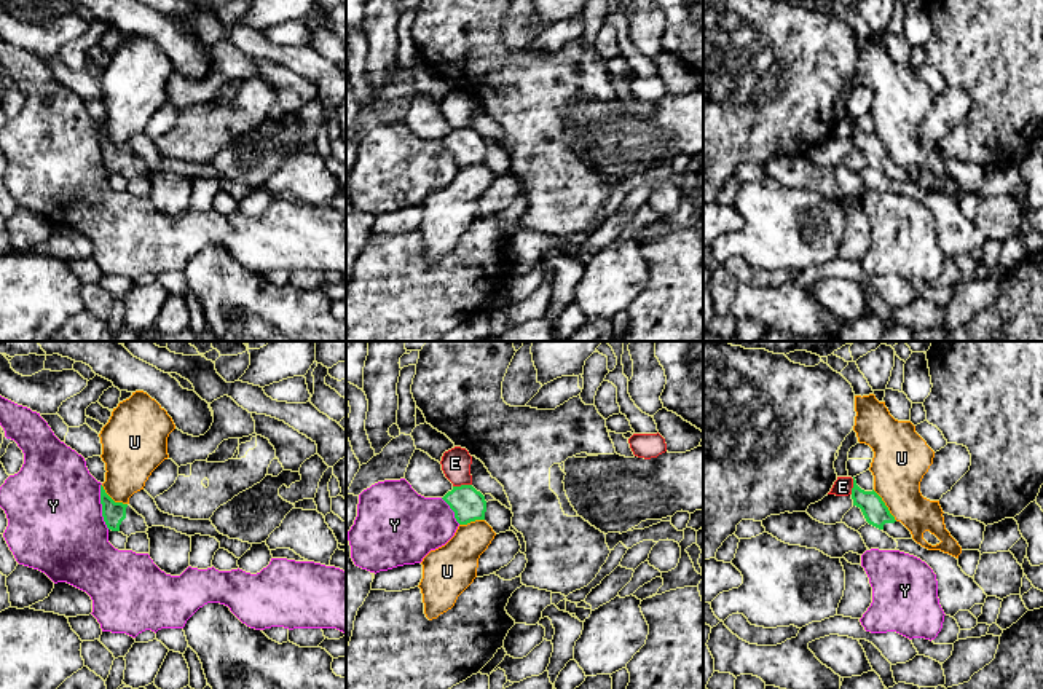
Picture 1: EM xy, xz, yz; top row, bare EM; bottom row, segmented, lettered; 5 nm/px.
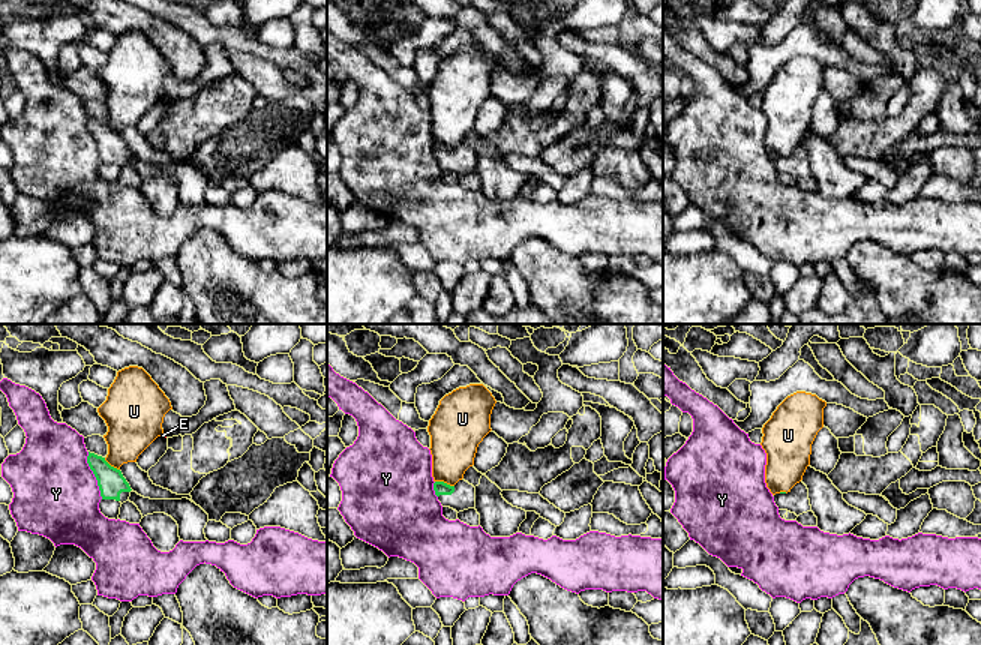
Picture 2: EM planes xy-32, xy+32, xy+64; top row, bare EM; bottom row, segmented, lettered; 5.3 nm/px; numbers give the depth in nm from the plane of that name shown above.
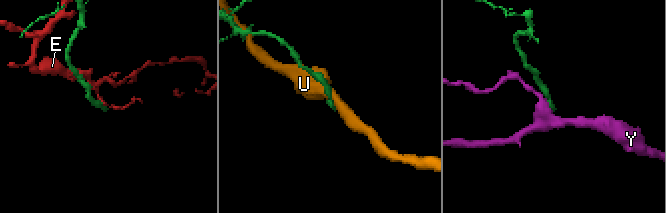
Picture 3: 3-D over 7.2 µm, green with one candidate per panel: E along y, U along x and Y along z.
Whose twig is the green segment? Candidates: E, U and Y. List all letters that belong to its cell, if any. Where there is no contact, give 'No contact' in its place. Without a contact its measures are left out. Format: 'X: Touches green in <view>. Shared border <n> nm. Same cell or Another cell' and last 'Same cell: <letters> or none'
E: Touches green in xz. Shared border 100 nm. Another cell
U: Touches green in yz. Shared border 200 nm. Another cell
Y: Touches green in xy. Shared border 240 nm. Another cell
Same cell: none

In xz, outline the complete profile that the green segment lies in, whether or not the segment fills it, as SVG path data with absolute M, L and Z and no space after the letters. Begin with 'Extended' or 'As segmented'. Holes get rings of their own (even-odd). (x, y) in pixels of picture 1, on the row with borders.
As segmented. M472 485L453 486L453 490L448 491L442 499L455 512L455 518L459 525L467 525L475 520L485 520L485 496Z

